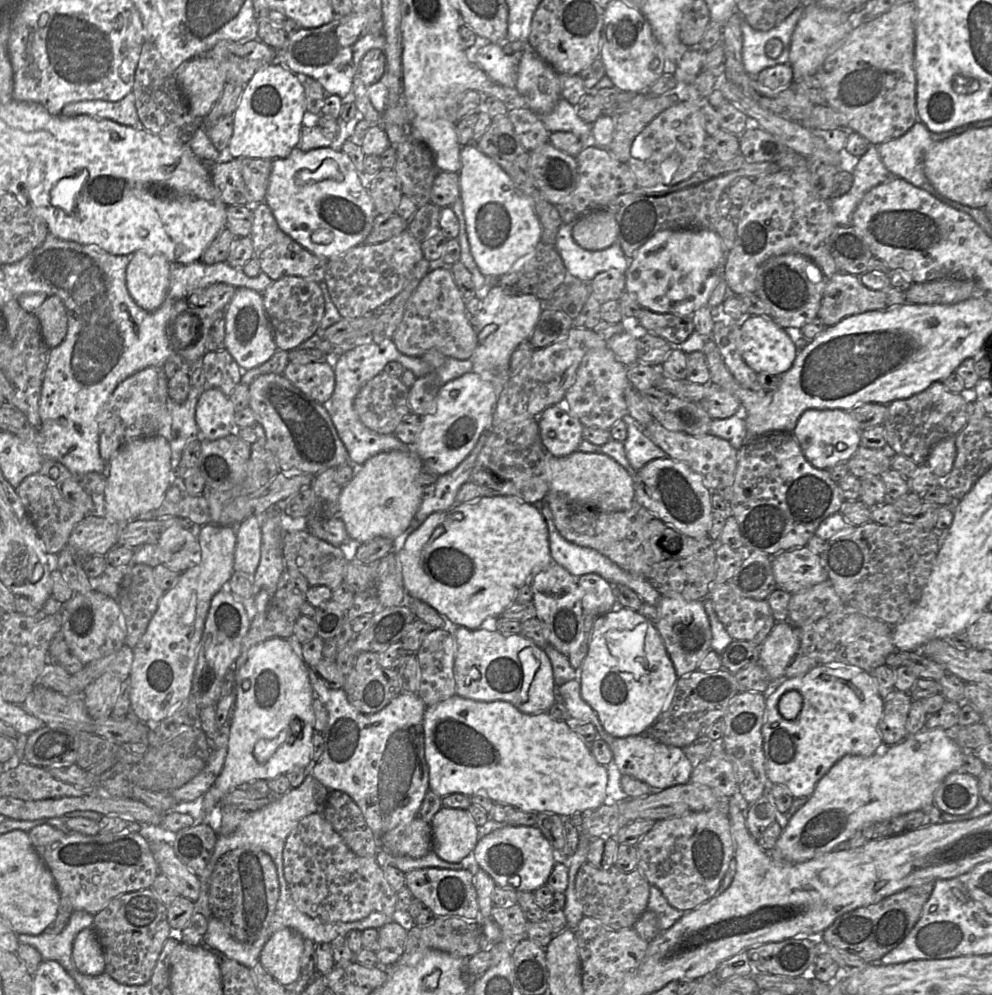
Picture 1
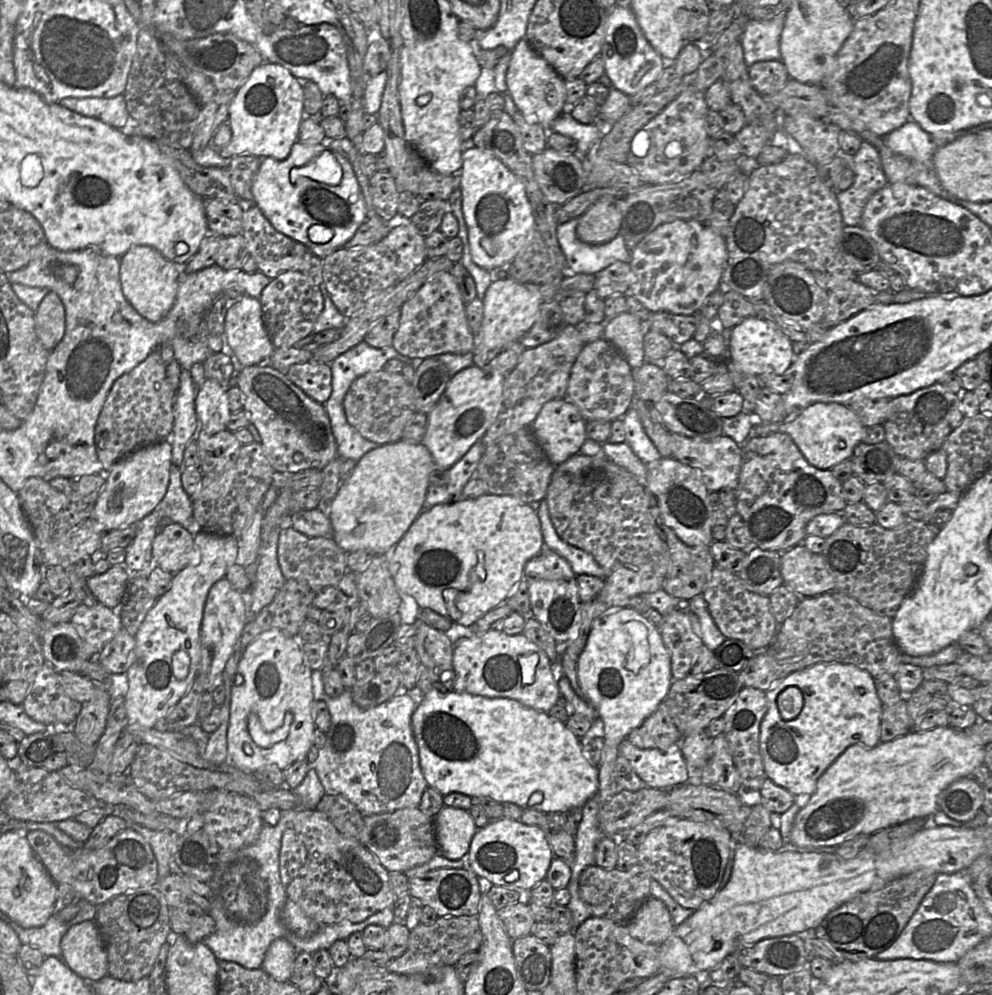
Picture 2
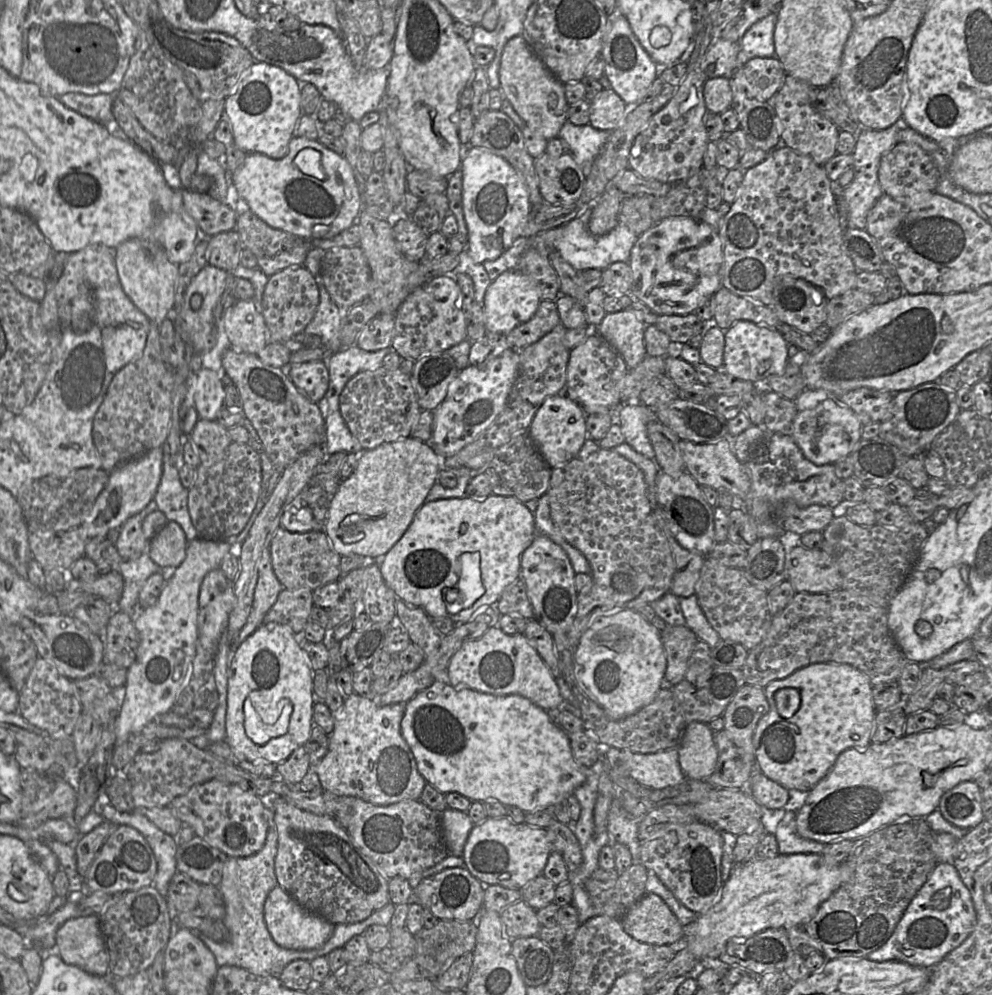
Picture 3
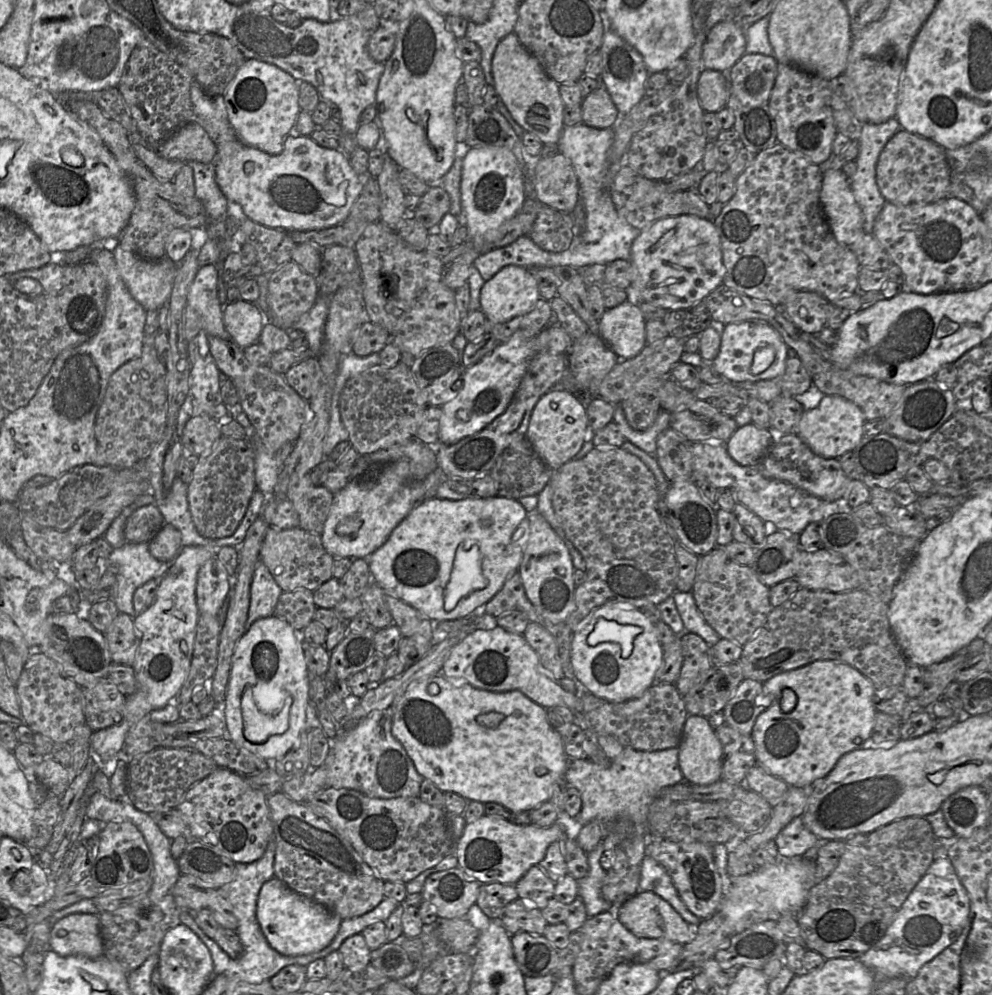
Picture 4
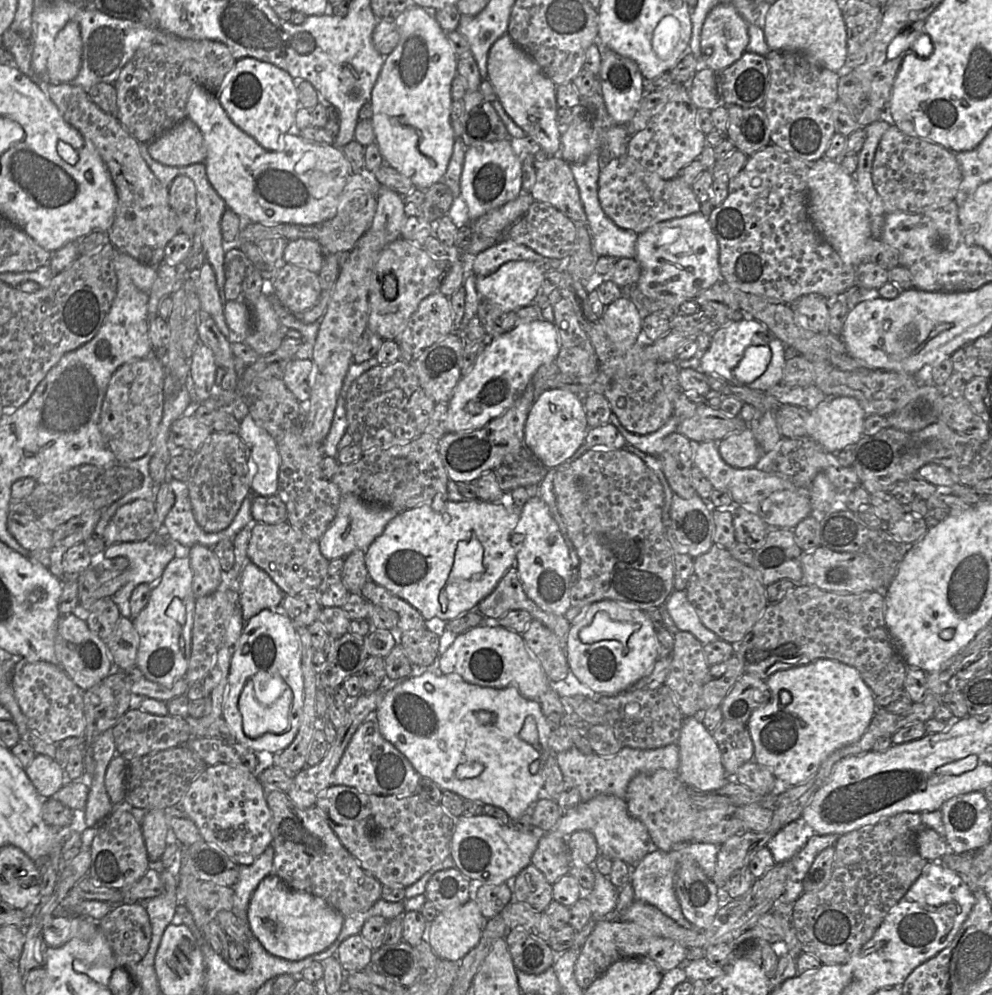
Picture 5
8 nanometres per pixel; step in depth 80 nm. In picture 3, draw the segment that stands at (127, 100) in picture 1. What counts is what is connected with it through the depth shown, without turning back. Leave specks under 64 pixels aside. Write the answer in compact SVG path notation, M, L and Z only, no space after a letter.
M67 93L60 96L59 100L71 110L104 124L113 134L125 137L112 113L114 97L109 94Z

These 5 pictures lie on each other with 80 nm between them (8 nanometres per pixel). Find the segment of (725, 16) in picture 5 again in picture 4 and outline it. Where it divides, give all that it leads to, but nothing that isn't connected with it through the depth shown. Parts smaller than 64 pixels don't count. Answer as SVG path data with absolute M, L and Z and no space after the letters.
M733 20L715 24L706 35L702 48L704 69L728 72L745 54L746 37Z

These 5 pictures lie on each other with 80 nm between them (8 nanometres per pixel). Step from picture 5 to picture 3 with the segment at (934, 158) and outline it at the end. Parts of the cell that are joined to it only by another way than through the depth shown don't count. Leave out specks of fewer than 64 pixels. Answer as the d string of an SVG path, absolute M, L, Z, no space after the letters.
M898 142L881 158L878 179L884 194L892 198L907 197L935 192L938 170L919 145Z

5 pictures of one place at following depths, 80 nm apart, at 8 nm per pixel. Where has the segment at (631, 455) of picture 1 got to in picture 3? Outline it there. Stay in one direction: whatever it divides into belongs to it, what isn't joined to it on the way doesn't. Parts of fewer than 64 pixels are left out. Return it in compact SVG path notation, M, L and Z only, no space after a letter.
M622 404L616 410L615 416L625 442L638 453L654 460L655 452L648 437L647 424L657 418L655 409L643 404Z

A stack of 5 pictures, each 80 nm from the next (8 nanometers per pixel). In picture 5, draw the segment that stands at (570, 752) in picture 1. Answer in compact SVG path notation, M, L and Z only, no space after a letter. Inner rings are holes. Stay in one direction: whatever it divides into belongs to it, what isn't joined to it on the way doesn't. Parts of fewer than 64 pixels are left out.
M419 669L418 675L408 677L400 682L396 682L384 695L384 698L376 709L376 717L379 724L379 729L382 736L393 744L411 763L414 769L422 778L429 778L435 782L443 791L451 791L458 794L464 800L472 800L475 802L490 804L505 810L508 816L513 819L518 819L524 813L530 812L533 805L543 794L545 782L544 766L551 754L548 744L549 736L552 732L547 717L544 715L541 705L538 700L528 699L524 697L517 688L491 688L482 687L465 682L457 674L442 675L436 669ZM480 711L493 712L497 715L497 721L493 725L482 725L477 720L477 714ZM535 762L540 762L538 773L532 774L529 771L530 765Z

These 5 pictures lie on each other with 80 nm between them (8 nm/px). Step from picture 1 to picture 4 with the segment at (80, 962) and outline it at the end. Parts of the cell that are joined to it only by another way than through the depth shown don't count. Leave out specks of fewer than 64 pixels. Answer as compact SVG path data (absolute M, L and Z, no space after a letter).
M71 914L55 922L50 930L50 950L63 957L104 955L100 919L94 914Z

